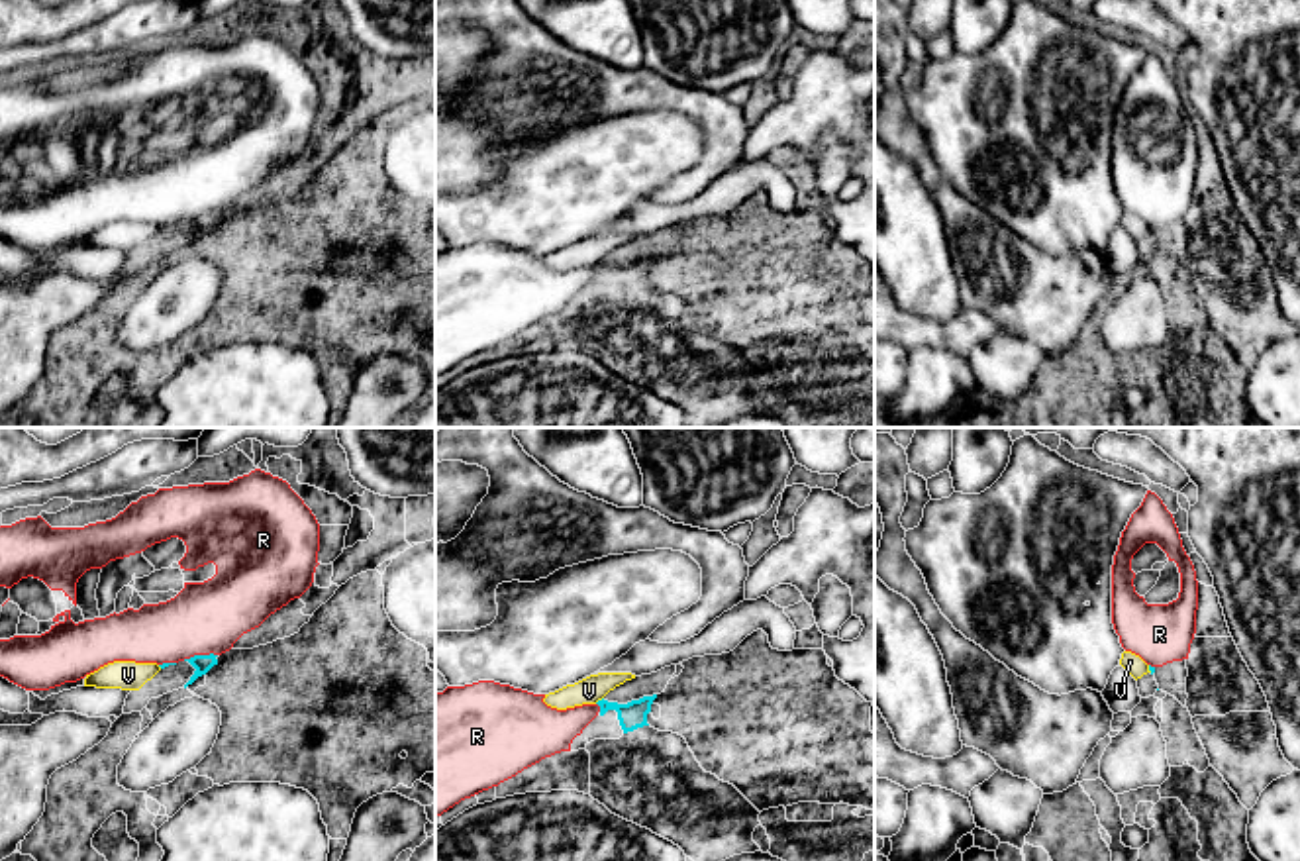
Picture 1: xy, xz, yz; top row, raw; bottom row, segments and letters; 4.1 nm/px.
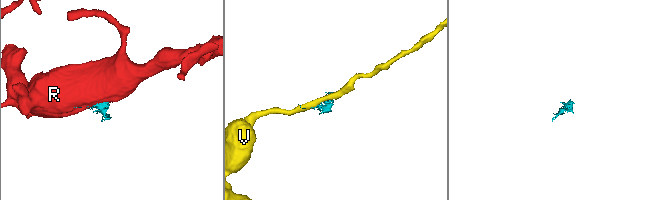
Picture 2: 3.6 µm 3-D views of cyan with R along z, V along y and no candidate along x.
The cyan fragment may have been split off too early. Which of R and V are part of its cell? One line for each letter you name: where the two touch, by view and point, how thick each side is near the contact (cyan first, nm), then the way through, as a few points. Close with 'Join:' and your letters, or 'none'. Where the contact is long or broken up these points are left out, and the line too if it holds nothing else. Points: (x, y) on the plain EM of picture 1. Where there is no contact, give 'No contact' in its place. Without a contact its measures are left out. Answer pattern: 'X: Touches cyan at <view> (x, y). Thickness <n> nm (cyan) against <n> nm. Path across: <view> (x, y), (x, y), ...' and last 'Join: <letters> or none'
Join: none

